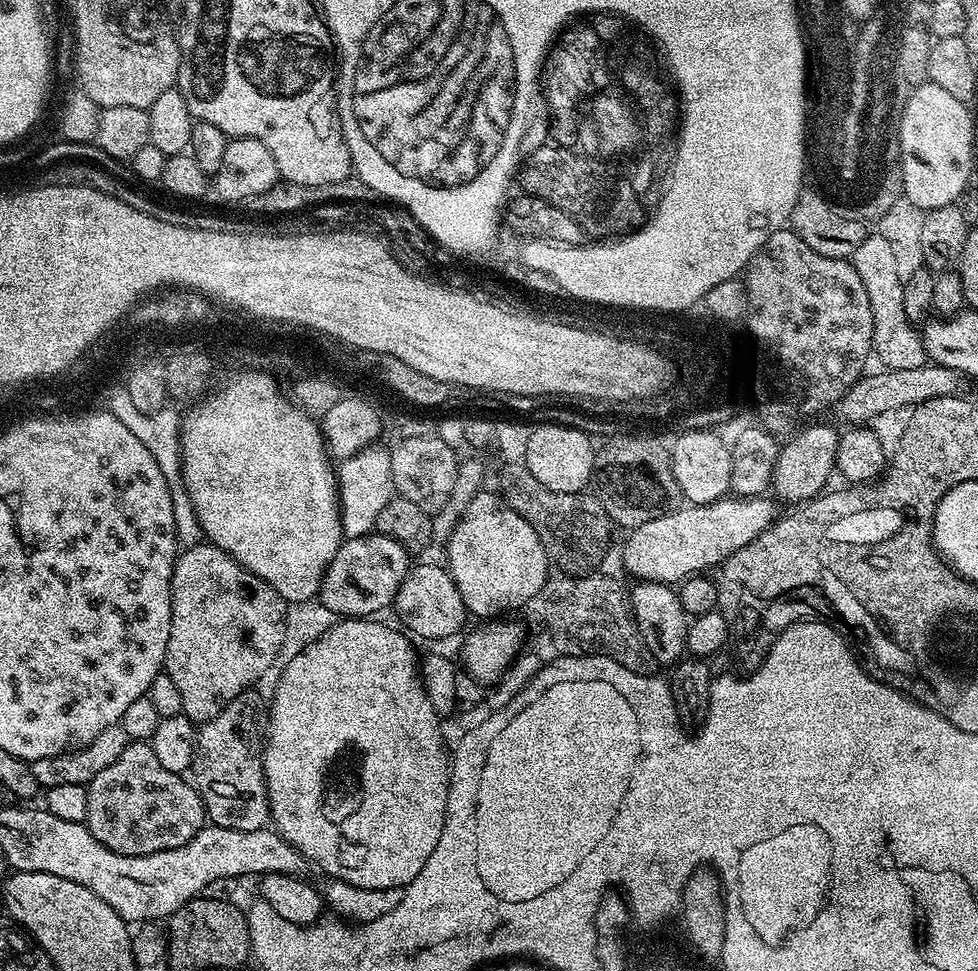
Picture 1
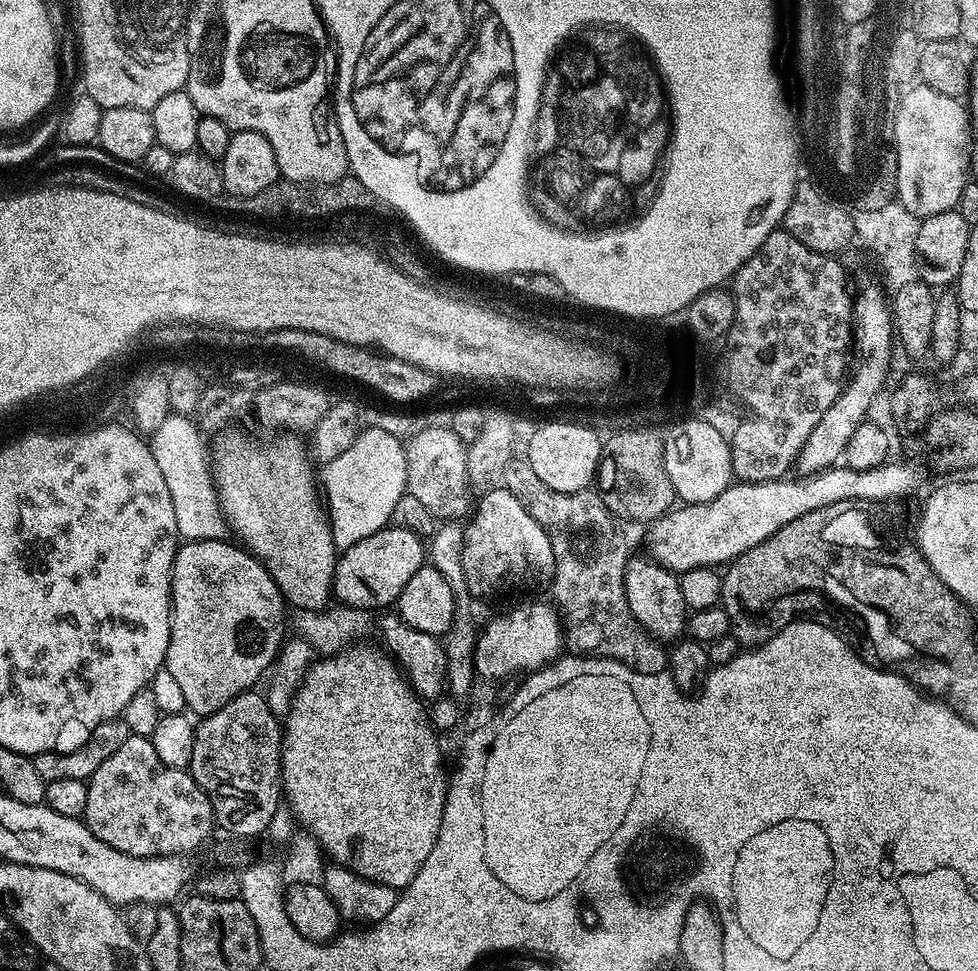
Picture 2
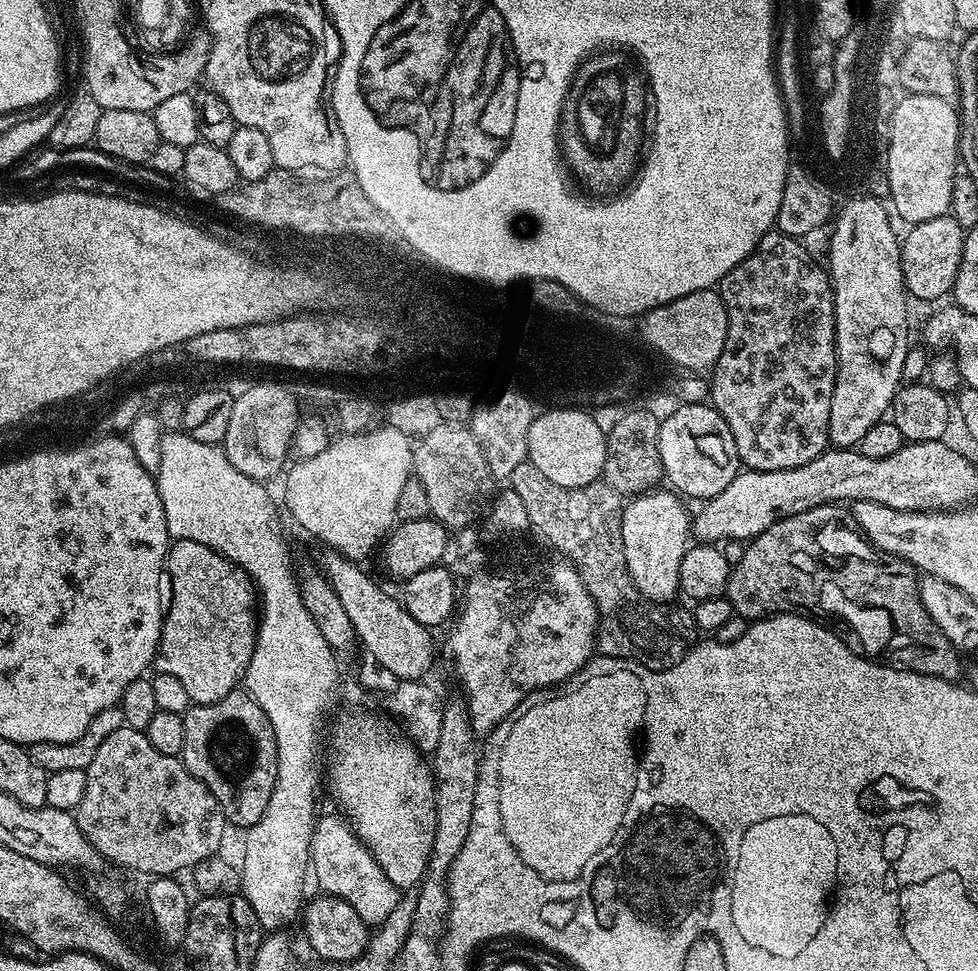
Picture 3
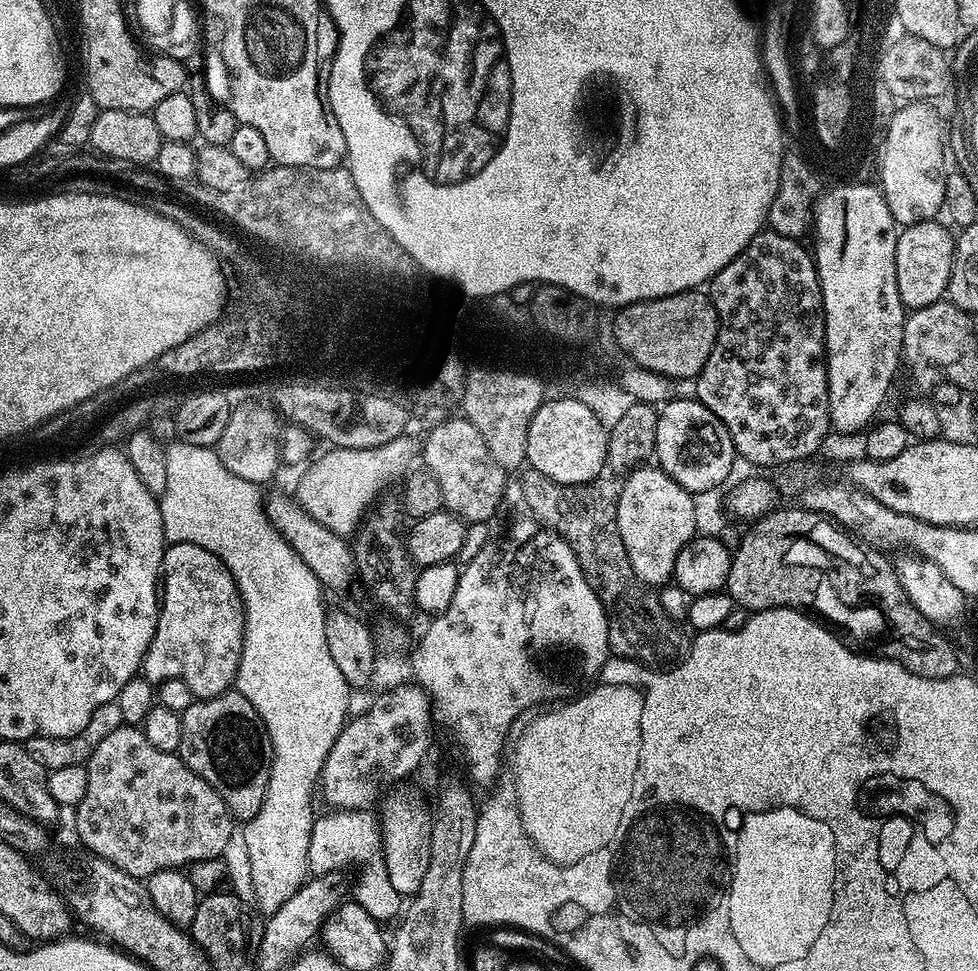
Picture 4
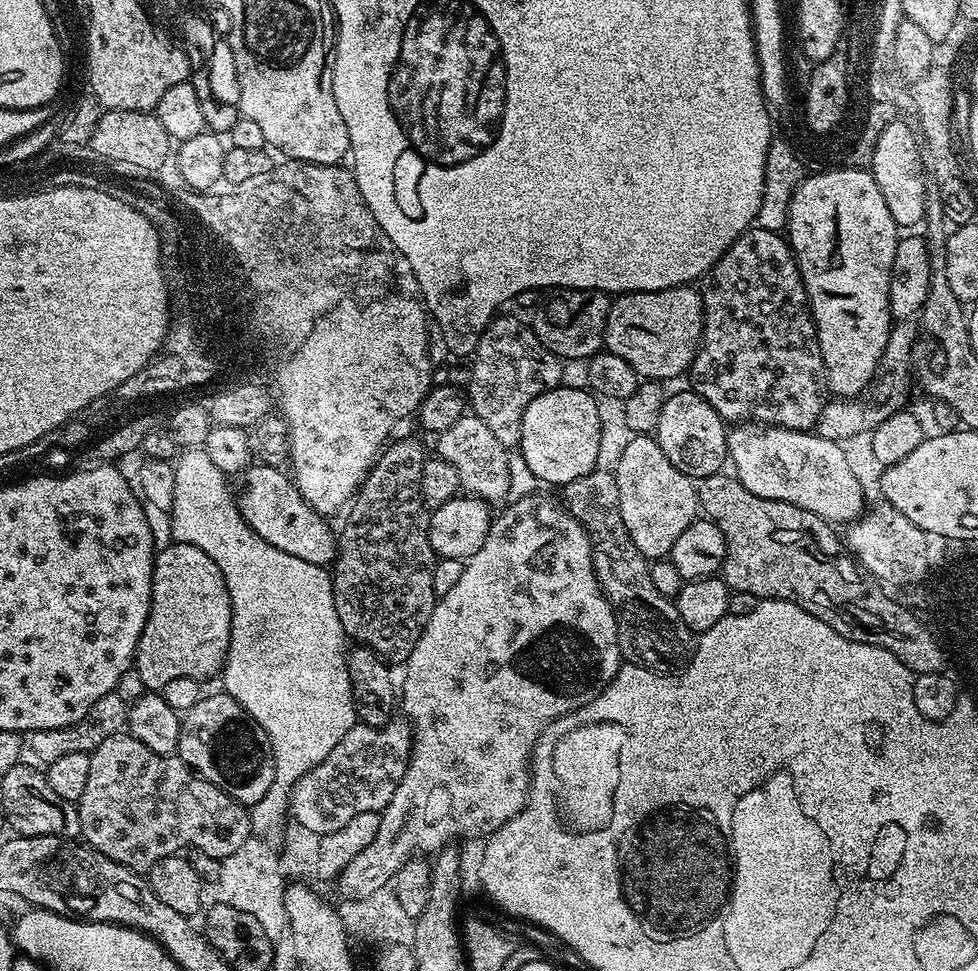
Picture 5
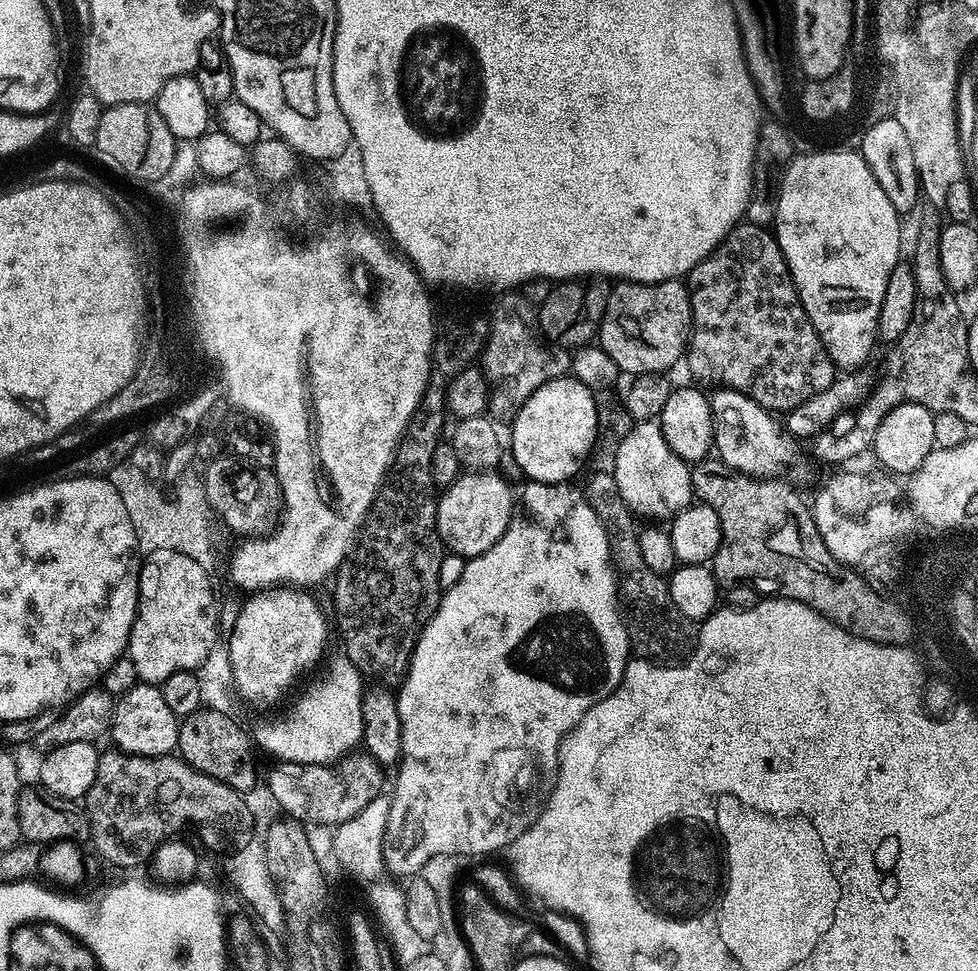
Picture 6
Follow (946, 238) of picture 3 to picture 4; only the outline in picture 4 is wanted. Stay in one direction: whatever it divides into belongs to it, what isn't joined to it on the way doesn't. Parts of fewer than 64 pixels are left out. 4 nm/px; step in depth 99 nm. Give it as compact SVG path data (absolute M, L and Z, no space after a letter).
M936 220L899 229L894 250L894 278L898 278L898 298L902 298L905 309L915 310L945 299L955 249L953 233L948 233Z

